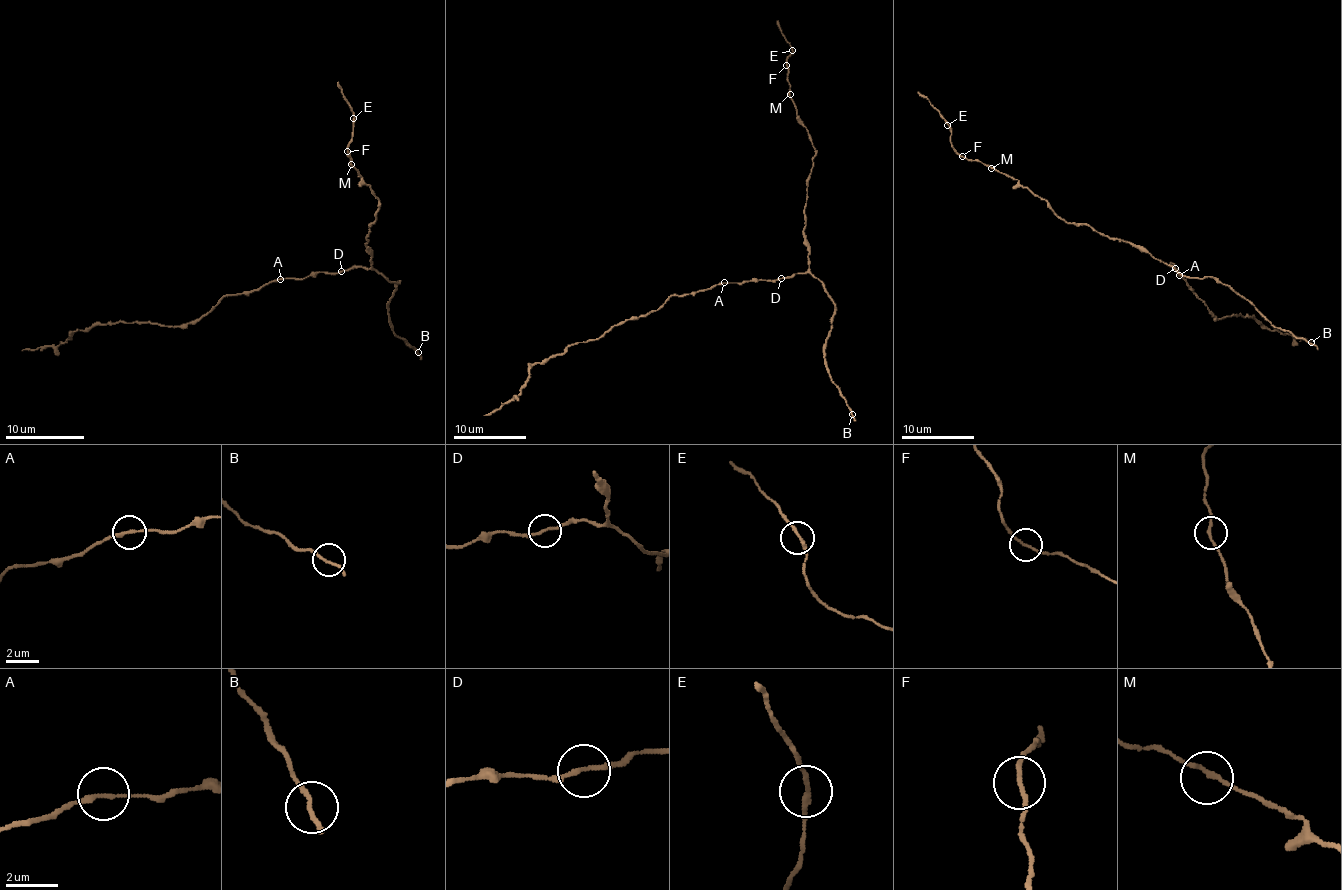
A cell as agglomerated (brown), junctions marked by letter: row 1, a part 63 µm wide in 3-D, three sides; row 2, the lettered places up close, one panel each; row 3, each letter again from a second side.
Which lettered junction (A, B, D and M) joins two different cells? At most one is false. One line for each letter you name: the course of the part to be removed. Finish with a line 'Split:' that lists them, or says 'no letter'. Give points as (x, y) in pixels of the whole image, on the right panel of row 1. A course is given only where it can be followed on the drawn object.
Split: no letter

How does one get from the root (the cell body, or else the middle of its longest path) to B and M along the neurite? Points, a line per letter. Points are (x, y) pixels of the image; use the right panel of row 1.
B: (1175, 268), (1170, 264), (1179, 275), (1218, 278), (1245, 297), (1274, 326), (1311, 342)
M: (1175, 268), (1159, 262), (1128, 242), (1108, 238), (1084, 224), (1062, 220), (1044, 200), (1009, 176), (991, 169)

